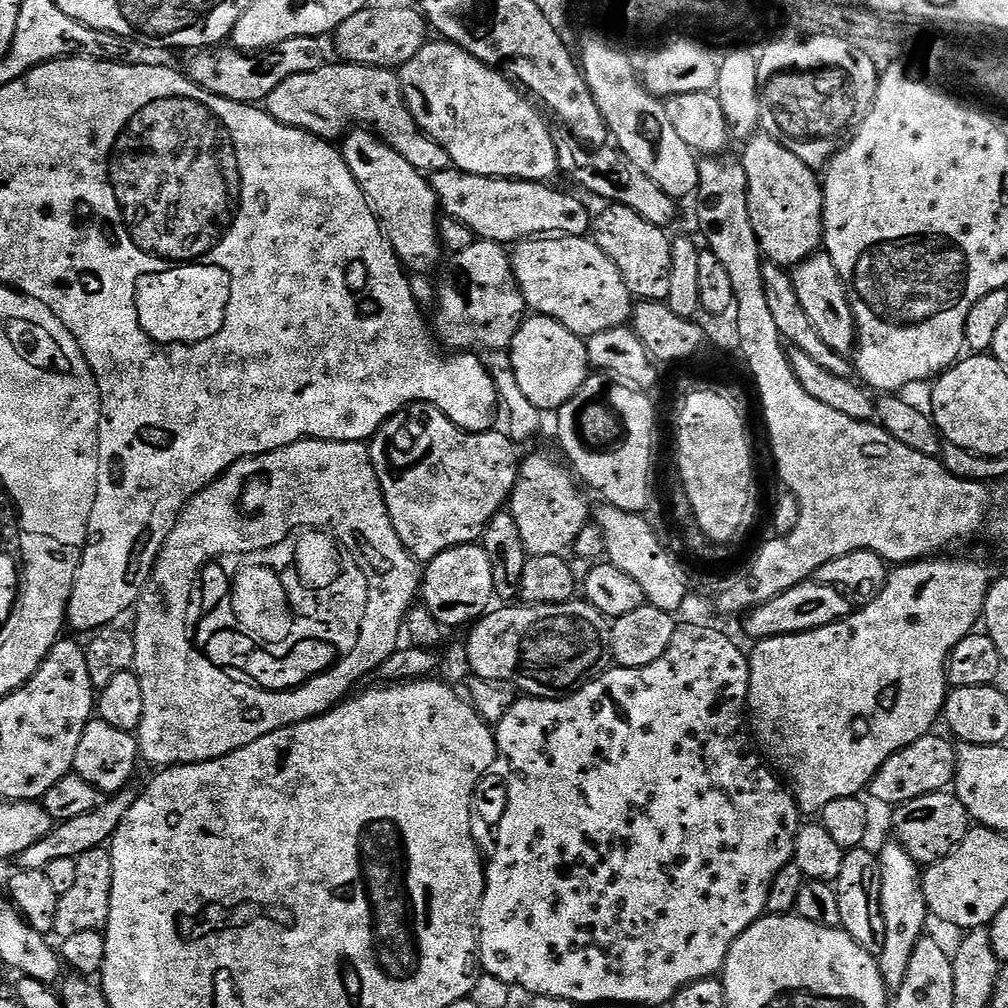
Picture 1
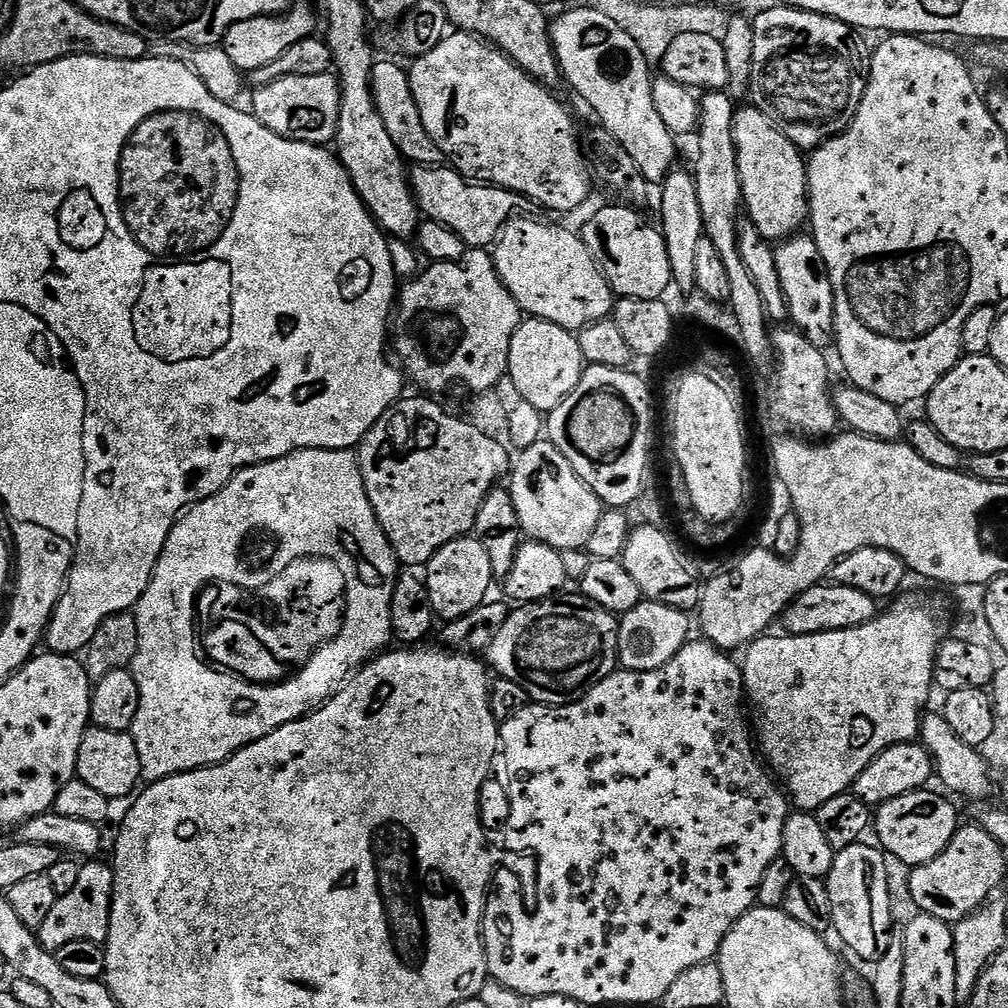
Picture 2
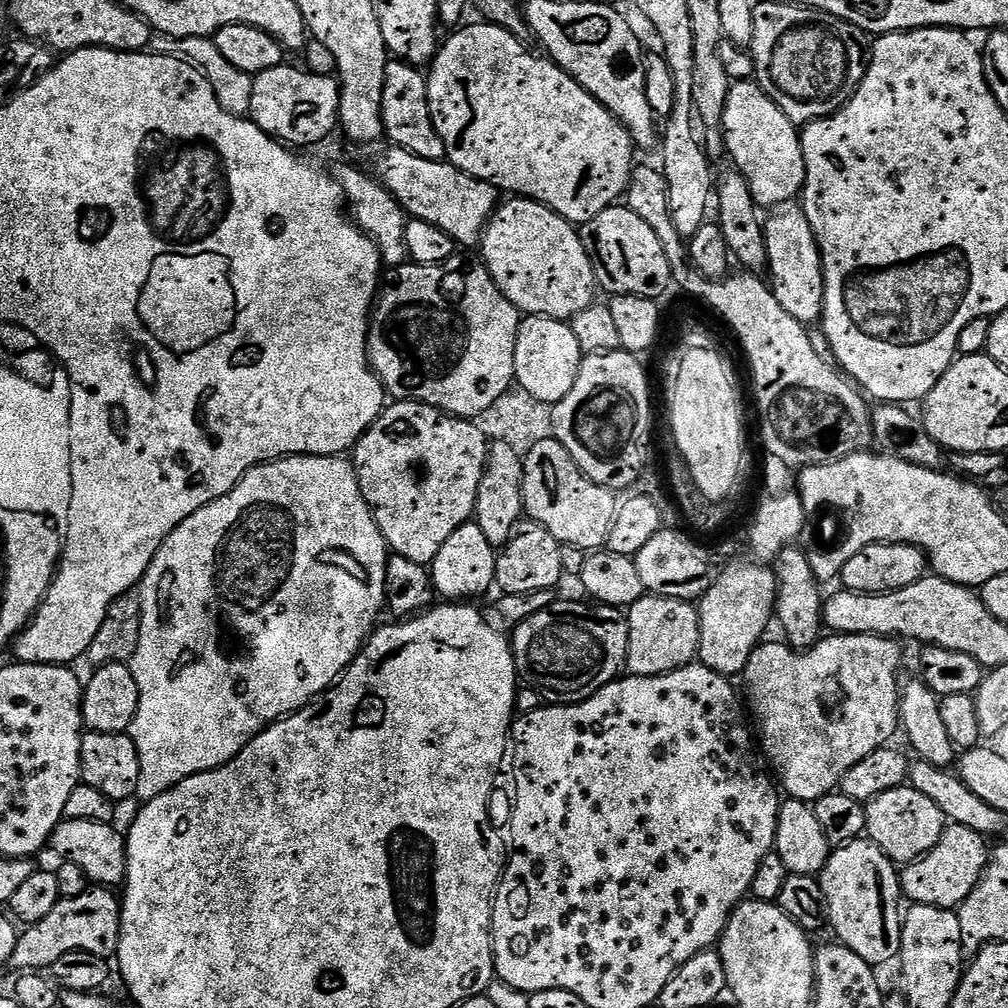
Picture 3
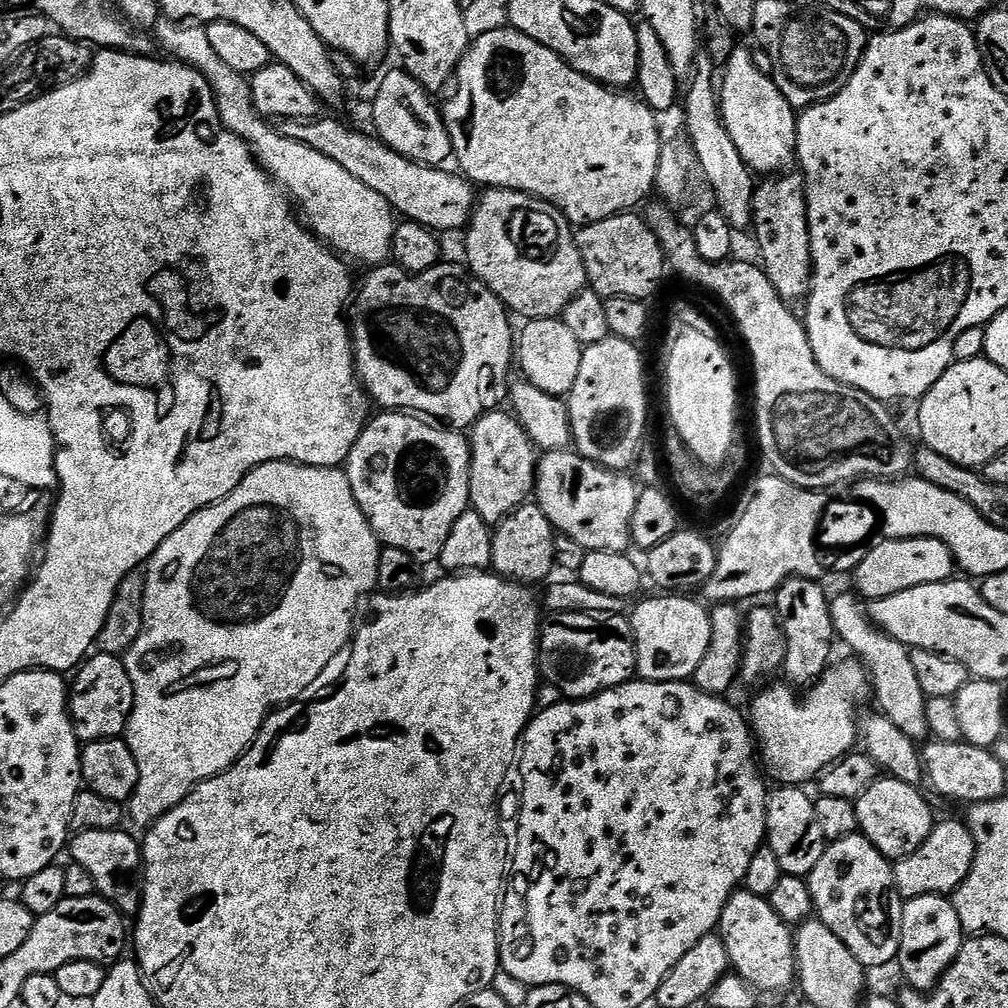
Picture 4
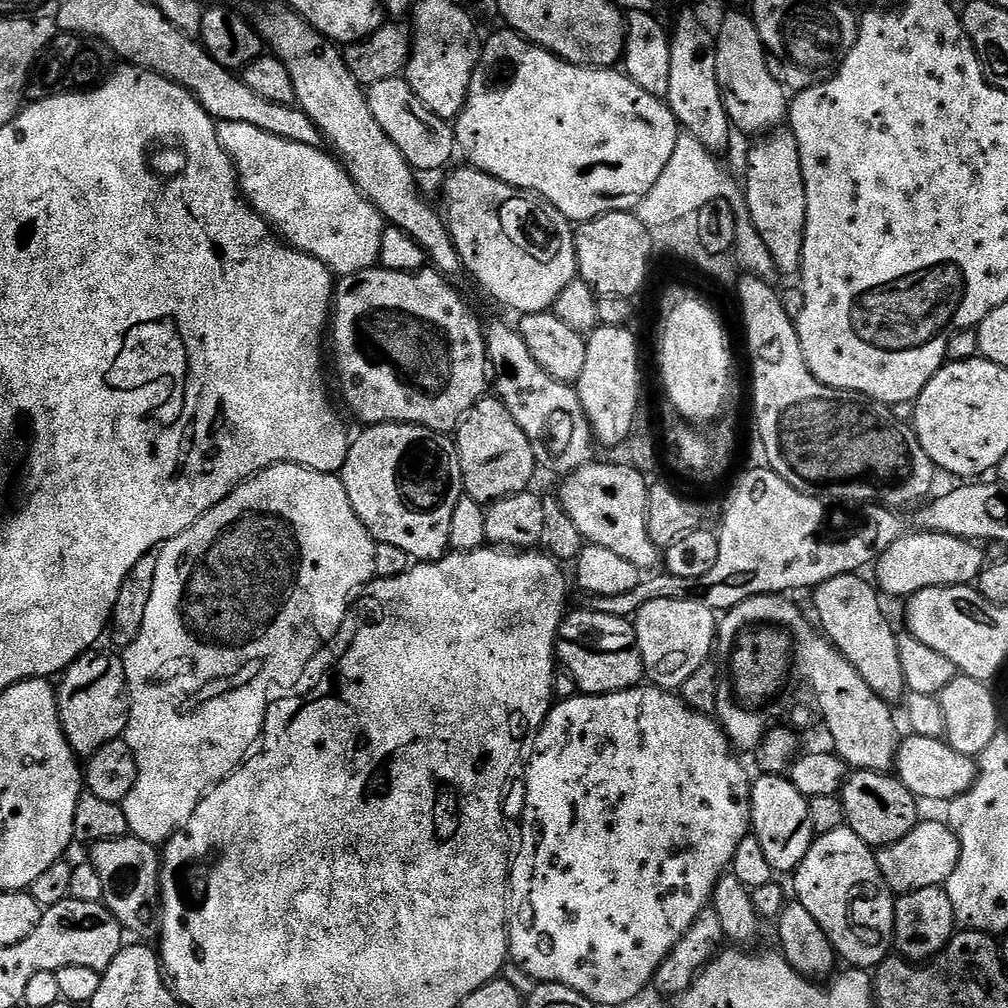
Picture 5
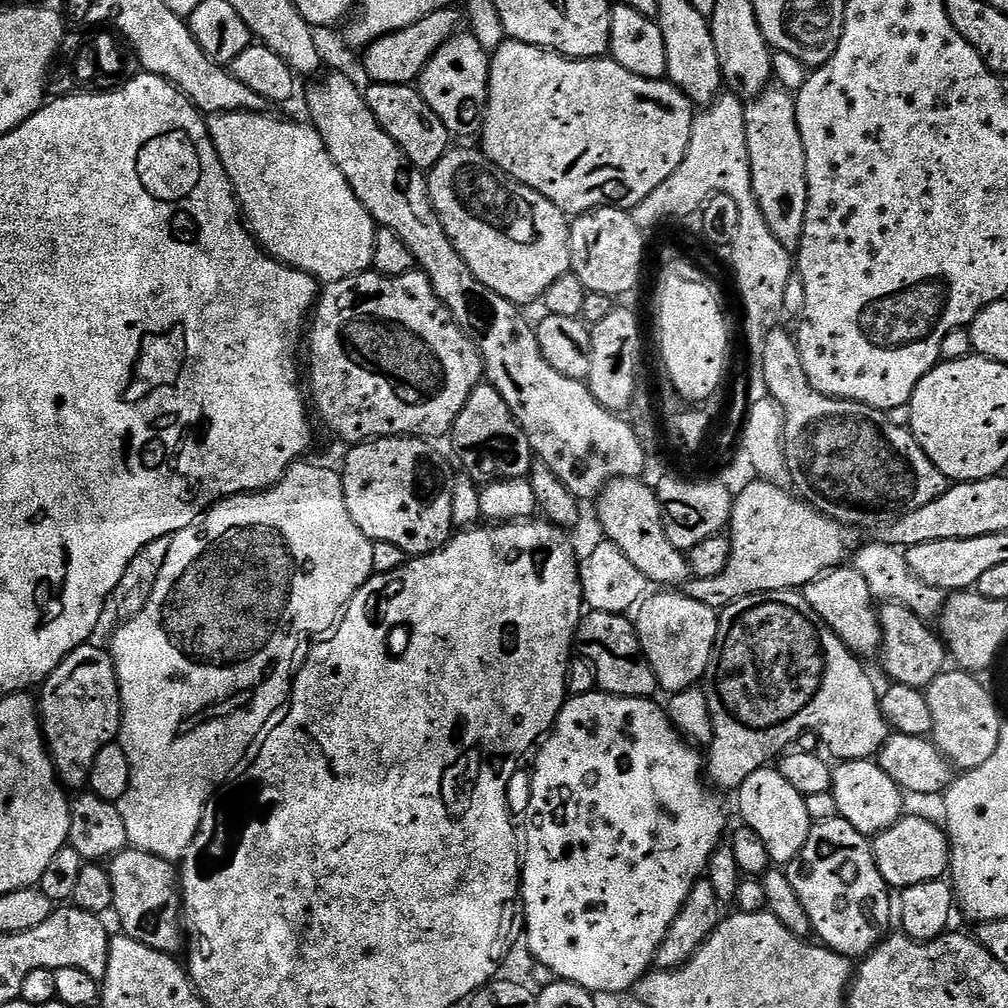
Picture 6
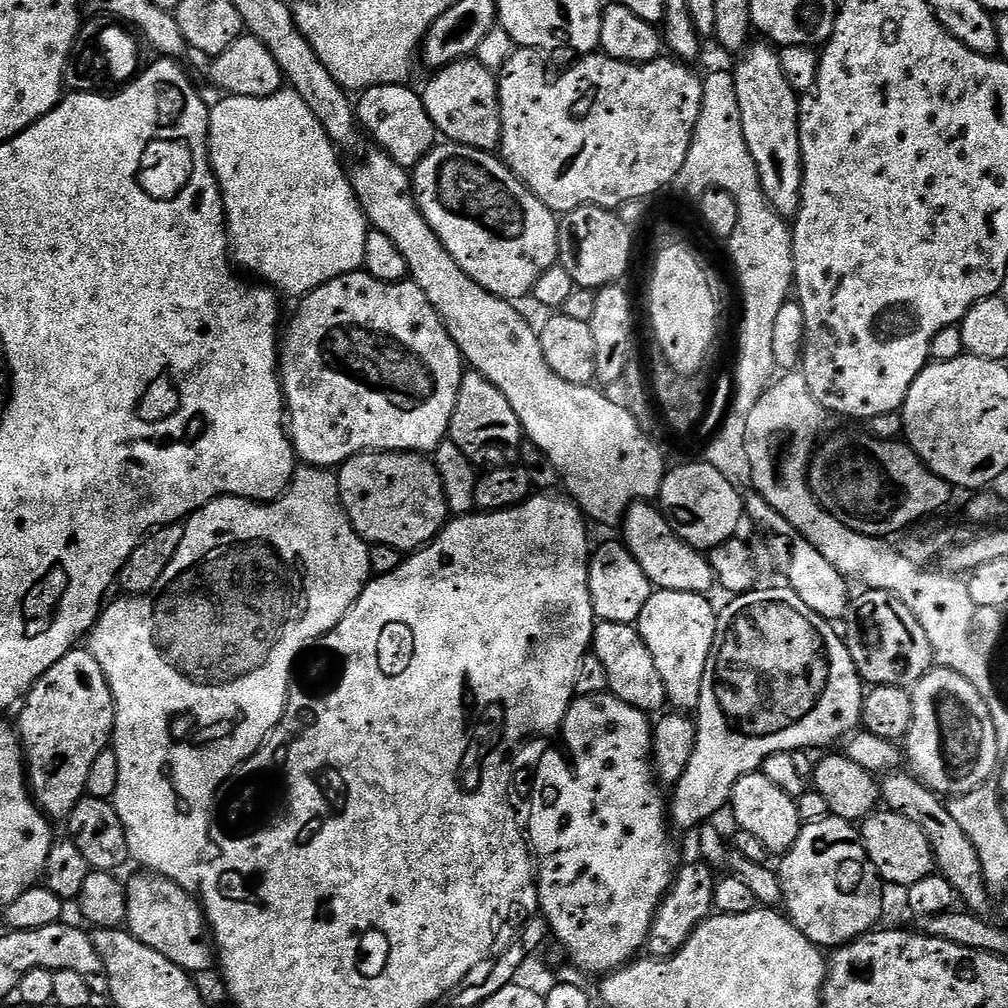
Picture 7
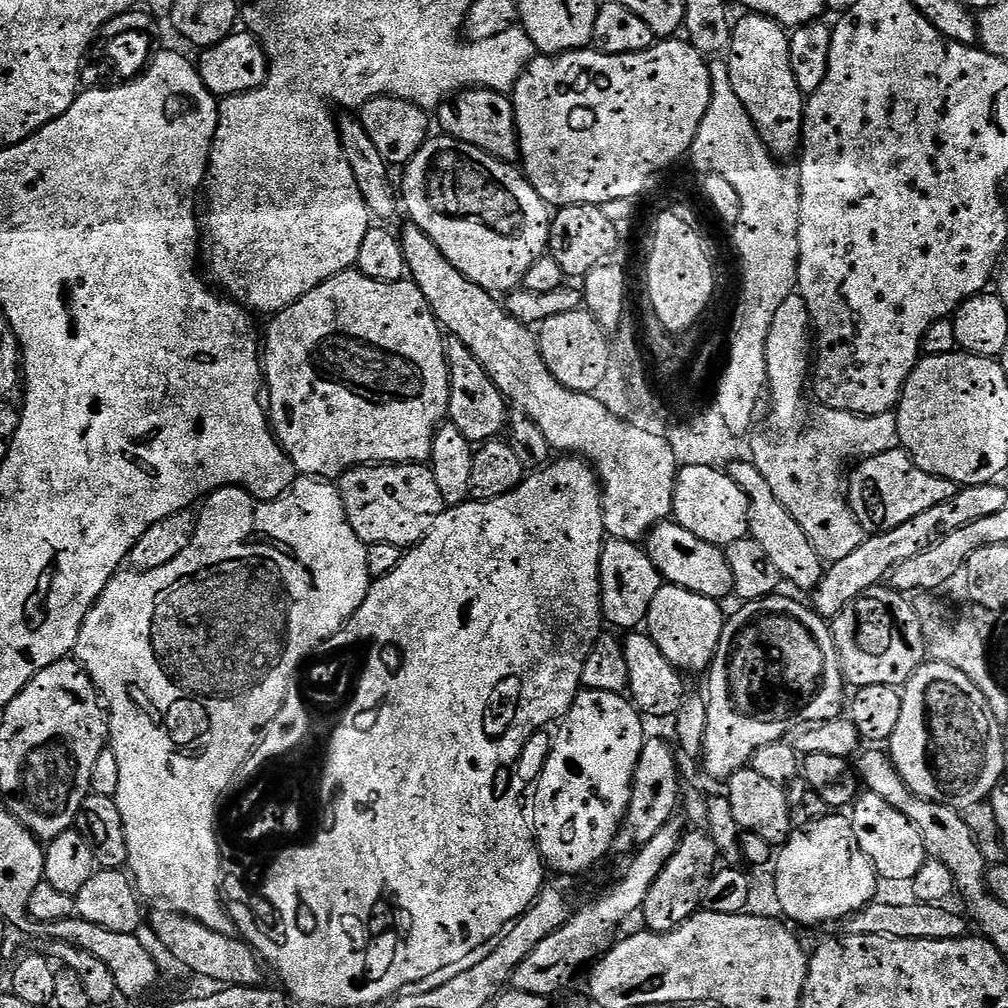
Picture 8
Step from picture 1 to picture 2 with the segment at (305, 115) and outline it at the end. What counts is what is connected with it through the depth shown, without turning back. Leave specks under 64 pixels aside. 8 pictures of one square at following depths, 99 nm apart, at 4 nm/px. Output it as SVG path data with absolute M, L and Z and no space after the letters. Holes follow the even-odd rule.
M377 59L372 66L372 97L376 99L377 112L386 122L386 130L390 130L390 138L394 138L405 161L416 166L440 166L445 163L444 151L436 145L434 138L430 138L430 134L426 134L426 126L422 126L422 114L418 110L418 102L414 102L405 65ZM335 75L283 76L273 84L255 89L251 111L268 128L287 140L304 140L307 144L329 139L330 126L338 119L338 80Z

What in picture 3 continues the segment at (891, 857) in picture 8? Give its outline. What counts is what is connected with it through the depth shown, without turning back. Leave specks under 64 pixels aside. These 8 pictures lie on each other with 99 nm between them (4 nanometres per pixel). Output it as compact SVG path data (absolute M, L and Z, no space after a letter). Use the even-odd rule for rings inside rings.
M948 824L942 838L926 855L911 864L903 865L900 872L900 891L909 896L912 904L925 904L939 908L959 909L960 903L978 886L990 859L990 844L985 837L966 826Z

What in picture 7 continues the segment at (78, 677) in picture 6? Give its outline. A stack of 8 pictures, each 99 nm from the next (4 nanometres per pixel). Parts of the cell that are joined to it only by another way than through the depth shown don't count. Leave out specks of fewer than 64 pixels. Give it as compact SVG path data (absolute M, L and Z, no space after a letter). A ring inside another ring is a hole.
M87 647L73 648L58 662L54 662L46 674L40 676L38 683L24 697L22 707L18 731L20 743L24 746L32 795L49 817L67 818L71 816L74 806L84 799L88 791L86 778L90 778L90 769L94 767L98 754L105 752L113 743L116 731L116 703L106 682L106 674L102 674L102 666L98 666L98 658L94 658Z

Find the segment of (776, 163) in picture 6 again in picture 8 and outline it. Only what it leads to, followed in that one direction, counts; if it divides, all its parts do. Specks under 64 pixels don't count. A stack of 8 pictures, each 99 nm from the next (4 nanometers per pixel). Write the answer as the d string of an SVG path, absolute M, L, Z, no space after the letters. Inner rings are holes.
M744 14L741 20L735 21L732 29L732 40L726 49L726 63L730 86L734 86L734 94L738 94L738 102L746 106L746 114L750 114L752 125L758 130L762 142L769 152L777 158L797 155L802 144L804 131L804 106L806 97L798 90L798 82L794 82L794 70L790 70L789 33L784 25L768 16Z

